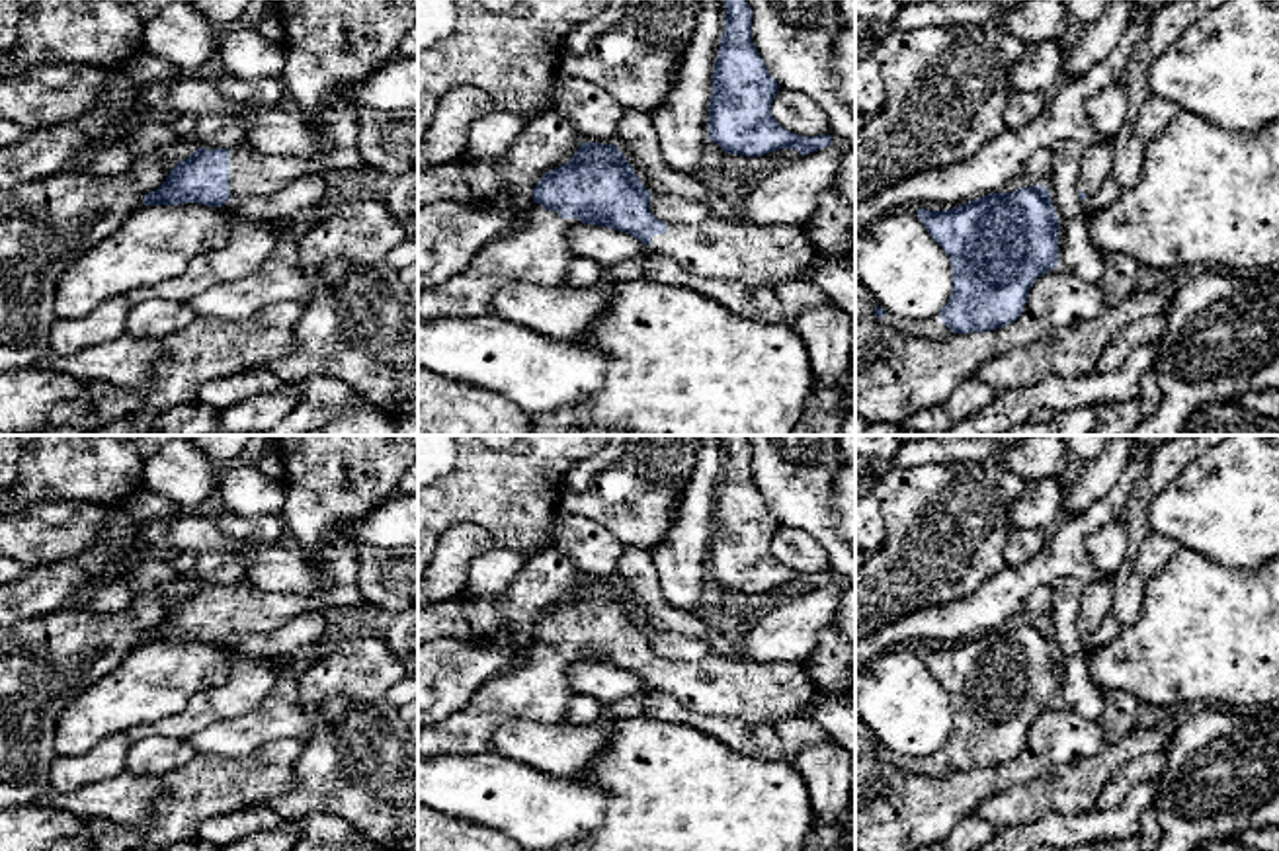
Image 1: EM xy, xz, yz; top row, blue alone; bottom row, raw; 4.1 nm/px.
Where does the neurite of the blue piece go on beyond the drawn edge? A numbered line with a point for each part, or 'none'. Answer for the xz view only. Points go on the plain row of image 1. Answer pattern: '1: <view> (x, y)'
1: xz (537, 691)
2: xz (756, 693)

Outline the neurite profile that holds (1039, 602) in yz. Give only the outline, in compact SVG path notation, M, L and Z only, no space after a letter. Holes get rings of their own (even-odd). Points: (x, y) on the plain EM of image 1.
M1051 586L1035 588L1025 599L1025 609L1035 613L1039 617L1039 621L1047 625L1047 621L1052 615L1052 589L1051 589Z

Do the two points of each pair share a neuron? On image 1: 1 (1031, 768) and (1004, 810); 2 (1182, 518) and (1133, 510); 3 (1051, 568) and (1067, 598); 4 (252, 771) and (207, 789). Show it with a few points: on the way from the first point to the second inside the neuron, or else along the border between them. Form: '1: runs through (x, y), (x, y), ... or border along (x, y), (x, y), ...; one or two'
1: border along (1063, 762), (1024, 783), (990, 795), (981, 805); two
2: border along (1178, 477), (1151, 502), (1151, 531); two
3: border along (1049, 584), (1063, 576), (1074, 576), (1086, 584); two
4: runs through (241, 783), (219, 785); one

